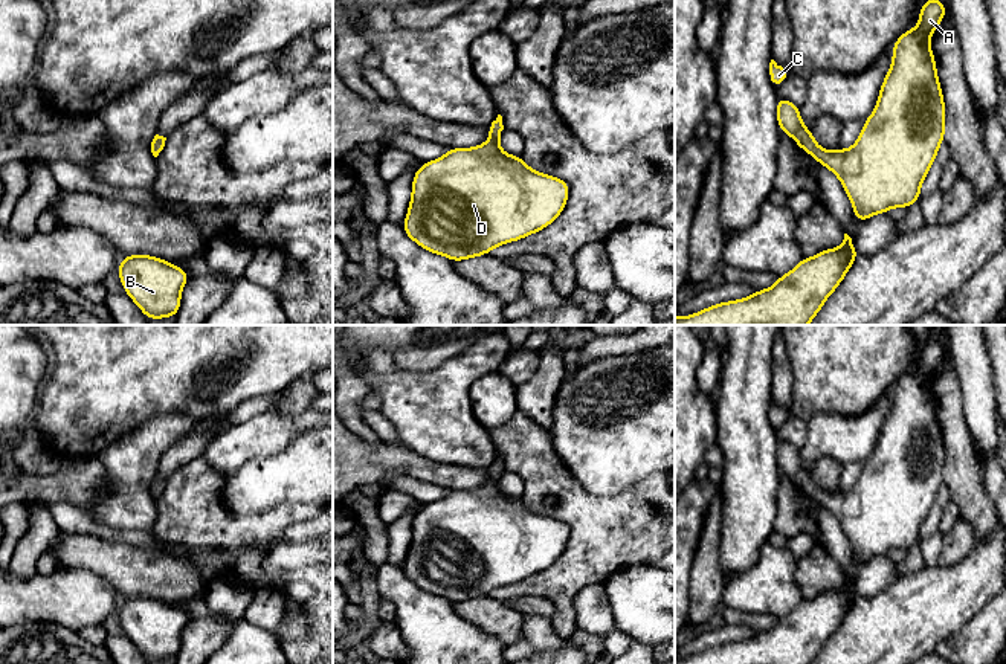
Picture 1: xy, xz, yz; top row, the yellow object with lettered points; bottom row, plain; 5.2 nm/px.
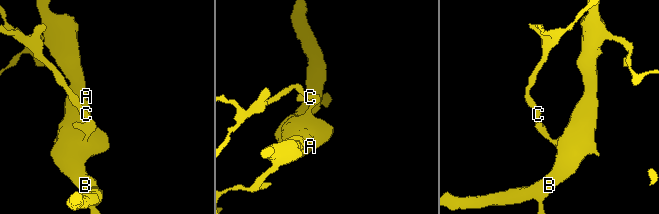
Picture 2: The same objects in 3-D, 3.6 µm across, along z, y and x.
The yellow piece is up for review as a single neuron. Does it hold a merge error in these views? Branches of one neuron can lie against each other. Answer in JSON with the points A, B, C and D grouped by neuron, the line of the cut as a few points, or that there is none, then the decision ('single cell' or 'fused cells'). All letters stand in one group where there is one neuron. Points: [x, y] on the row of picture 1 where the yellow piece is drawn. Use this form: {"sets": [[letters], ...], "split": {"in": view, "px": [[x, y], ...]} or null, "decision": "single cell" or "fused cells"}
{"sets": [["A", "B", "C", "D"]], "split": null, "decision": "single cell"}

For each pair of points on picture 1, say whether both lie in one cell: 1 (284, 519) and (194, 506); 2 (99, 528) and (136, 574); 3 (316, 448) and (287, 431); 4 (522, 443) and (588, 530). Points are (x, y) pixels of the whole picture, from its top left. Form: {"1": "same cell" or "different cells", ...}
{"1": "same cell", "2": "different cells", "3": "different cells", "4": "same cell"}

